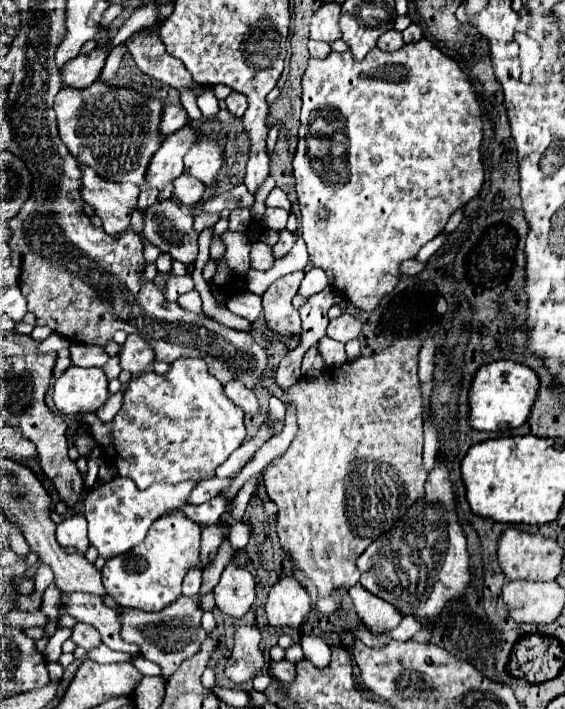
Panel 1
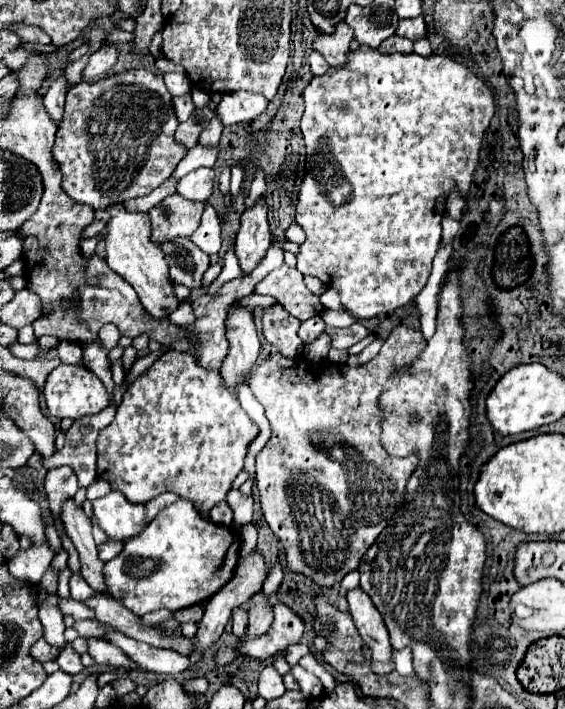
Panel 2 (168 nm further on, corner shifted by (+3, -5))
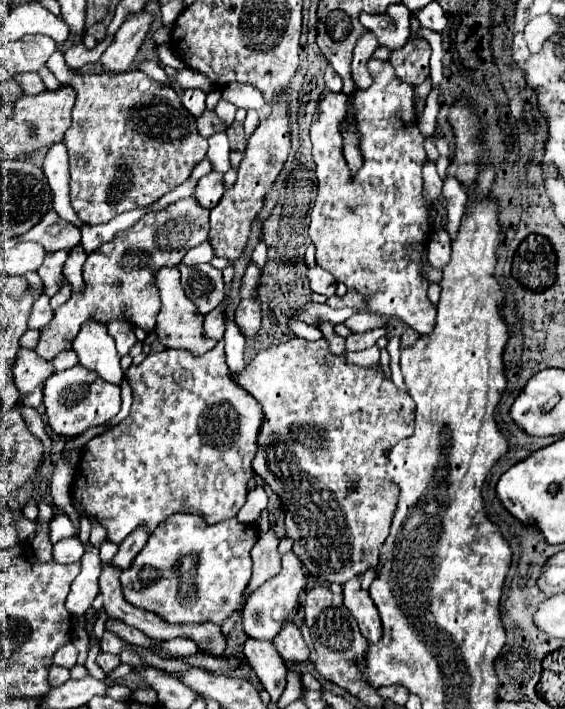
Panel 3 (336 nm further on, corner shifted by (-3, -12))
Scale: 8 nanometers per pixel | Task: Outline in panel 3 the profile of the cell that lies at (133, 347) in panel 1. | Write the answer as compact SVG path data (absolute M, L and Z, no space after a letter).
M194 196L182 198L158 212L146 214L134 226L114 236L114 240L102 244L98 252L88 254L88 260L82 268L84 290L74 292L70 300L58 308L54 318L40 330L40 340L36 346L40 358L50 362L60 352L72 350L74 336L90 318L108 325L111 321L128 317L134 326L152 332L160 312L158 286L154 286L158 268L172 268L180 264L190 248L208 238L208 216L210 210L202 208Z

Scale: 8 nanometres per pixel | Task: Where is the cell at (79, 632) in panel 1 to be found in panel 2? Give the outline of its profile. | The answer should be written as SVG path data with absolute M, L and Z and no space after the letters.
M86 637L88 643L88 653L90 657L104 667L126 667L126 669L136 669L136 665L114 645L110 645L106 639L98 639L98 637Z

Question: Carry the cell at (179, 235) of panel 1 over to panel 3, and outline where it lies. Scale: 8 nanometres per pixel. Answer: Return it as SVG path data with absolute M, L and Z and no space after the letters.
M178 264L178 268L182 272L182 288L186 296L196 304L200 314L208 314L220 306L226 296L222 270L216 270L210 264L200 264L196 268Z

